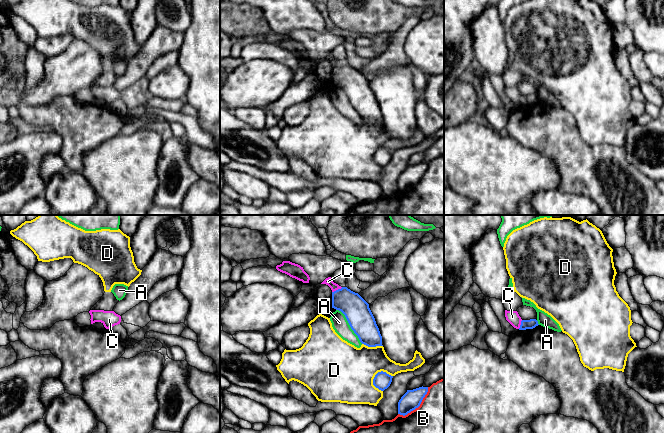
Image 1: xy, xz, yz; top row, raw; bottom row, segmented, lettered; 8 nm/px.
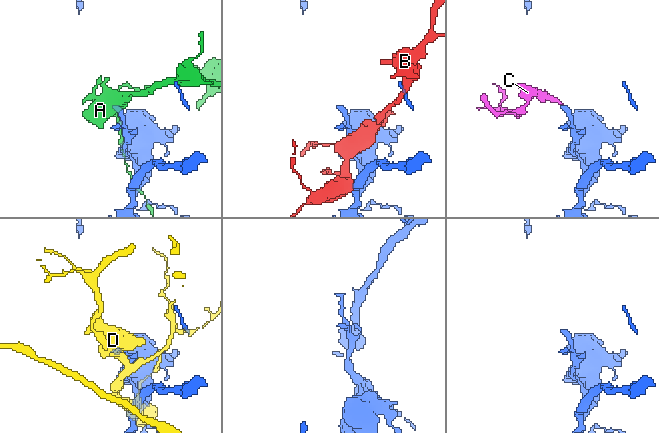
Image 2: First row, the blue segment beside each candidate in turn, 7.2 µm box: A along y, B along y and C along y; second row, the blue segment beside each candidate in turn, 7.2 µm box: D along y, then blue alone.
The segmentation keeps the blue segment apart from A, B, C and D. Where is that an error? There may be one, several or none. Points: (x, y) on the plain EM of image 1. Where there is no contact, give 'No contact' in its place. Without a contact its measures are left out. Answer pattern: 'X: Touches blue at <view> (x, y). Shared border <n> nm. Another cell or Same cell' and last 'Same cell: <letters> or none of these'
A: Touches blue at xz (349, 100). Shared border 360 nm. Another cell
B: Touches blue at xz (417, 183). Shared border 340 nm. Another cell
C: Touches blue at xz (338, 65). Shared border 100 nm. Same cell
D: Touches blue at xz (379, 148). Shared border 180 nm. Another cell
Same cell: C

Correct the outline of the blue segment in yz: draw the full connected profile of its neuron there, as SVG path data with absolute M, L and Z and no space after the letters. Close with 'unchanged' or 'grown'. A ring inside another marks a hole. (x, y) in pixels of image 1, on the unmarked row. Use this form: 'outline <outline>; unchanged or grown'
outline M505 86L505 93L514 104L519 106L533 105L539 101L536 95L522 96L517 87Z; grown

